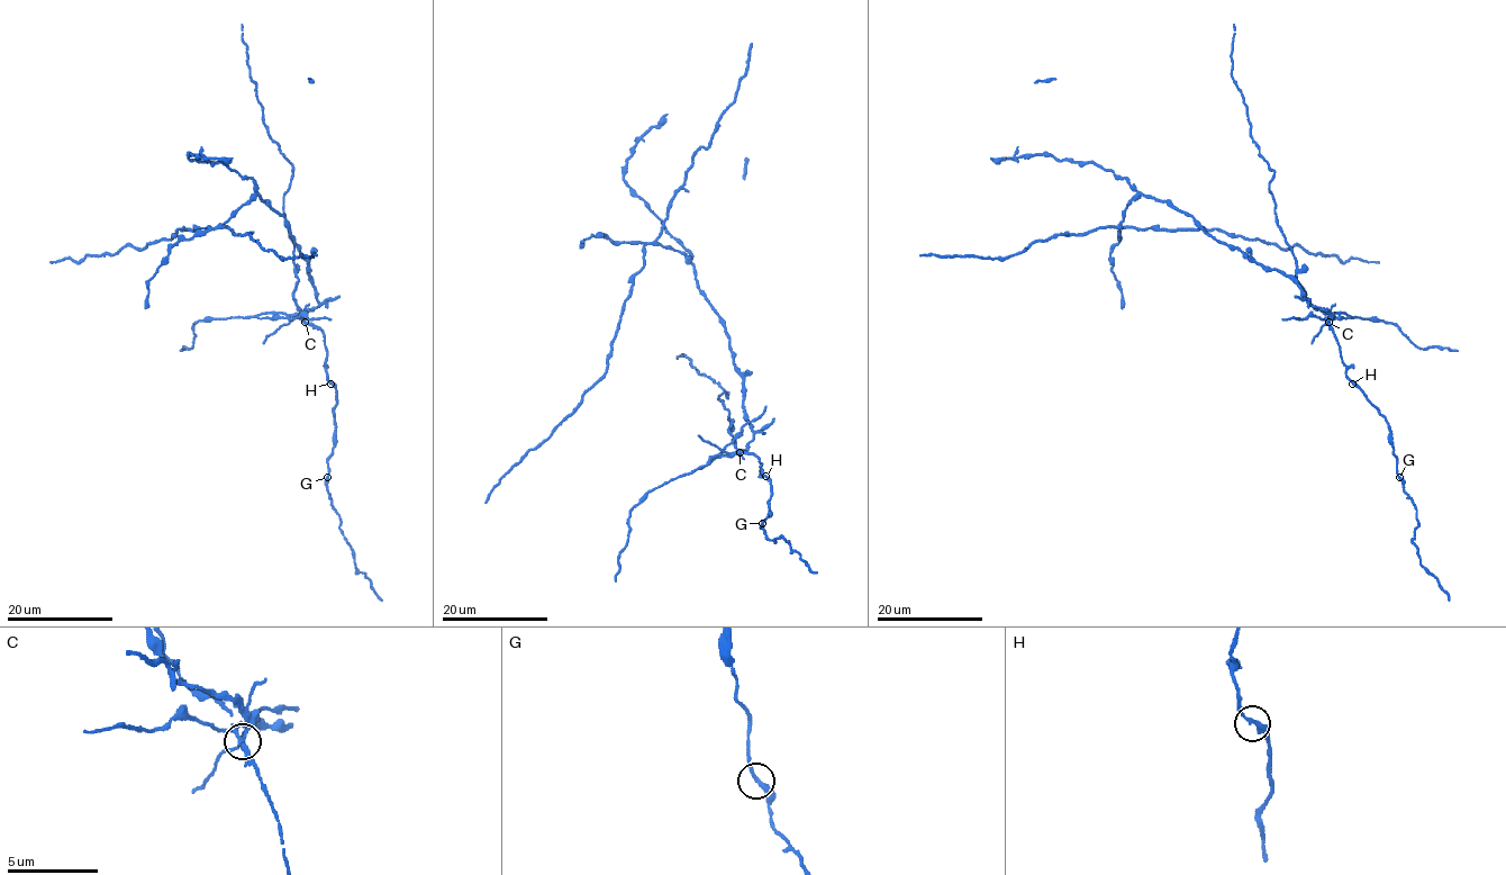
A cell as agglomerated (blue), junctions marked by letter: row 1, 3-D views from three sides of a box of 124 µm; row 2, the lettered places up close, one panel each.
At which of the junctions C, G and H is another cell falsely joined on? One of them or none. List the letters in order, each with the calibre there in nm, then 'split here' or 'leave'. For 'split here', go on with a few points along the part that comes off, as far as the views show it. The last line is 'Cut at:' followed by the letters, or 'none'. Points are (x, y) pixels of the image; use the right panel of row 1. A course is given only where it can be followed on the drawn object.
C: calibre 240 nm; split here; course (1328, 323), (1289, 278), (1190, 215), (1137, 194), (1127, 204), (1119, 227), (1216, 228), (1379, 263)
G: calibre 280 nm; leave
H: calibre 240 nm; leave
Cut at: C

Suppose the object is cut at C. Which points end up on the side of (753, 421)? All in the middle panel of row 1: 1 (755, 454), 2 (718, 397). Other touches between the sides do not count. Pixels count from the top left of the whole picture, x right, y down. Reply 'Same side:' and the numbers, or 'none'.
Same side: none

